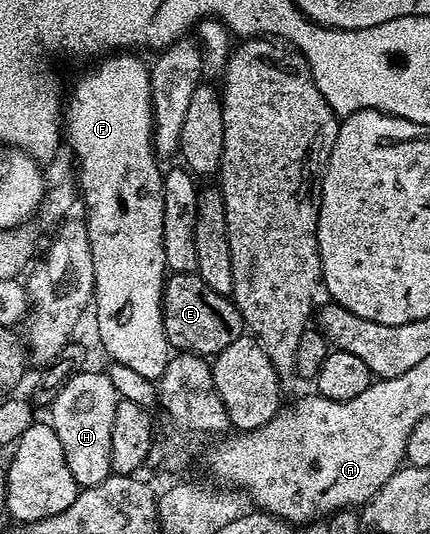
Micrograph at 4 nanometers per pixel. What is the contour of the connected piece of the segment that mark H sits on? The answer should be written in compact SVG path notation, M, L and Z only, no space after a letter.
M89 370L86 374L84 372L78 372L72 375L54 394L57 395L53 398L53 418L51 417L51 425L55 436L59 436L59 444L63 444L63 456L67 460L67 468L71 468L71 476L75 476L77 485L81 488L94 486L95 484L103 484L103 480L107 480L109 475L113 473L113 469L111 468L111 428L115 424L115 408L119 401L115 384L111 384L108 373L101 372L101 374L96 374L95 371Z

